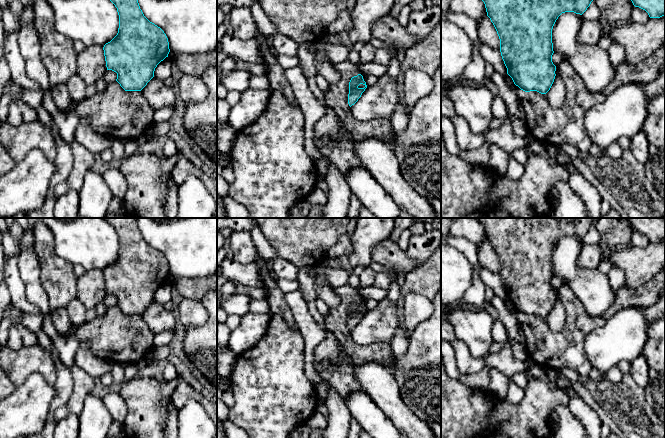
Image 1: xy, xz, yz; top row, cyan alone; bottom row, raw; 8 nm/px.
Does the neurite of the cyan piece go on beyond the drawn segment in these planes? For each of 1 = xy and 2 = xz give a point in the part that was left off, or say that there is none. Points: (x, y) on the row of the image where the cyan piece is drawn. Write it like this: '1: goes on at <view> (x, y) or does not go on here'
1: does not go on here
2: does not go on here

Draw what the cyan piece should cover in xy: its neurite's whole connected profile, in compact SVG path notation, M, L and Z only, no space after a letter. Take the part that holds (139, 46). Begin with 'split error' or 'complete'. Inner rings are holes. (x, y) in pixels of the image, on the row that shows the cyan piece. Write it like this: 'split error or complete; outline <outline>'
complete; outline M110 0L119 15L117 35L103 47L107 70L117 73L116 81L125 91L141 91L154 77L157 65L170 52L164 31L150 22L140 9L138 0Z

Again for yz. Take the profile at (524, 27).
complete; outline M482 0L487 16L493 23L500 39L500 52L507 74L514 84L525 92L537 91L546 94L555 79L556 66L552 62L552 29L558 17L565 12L582 15L593 0Z

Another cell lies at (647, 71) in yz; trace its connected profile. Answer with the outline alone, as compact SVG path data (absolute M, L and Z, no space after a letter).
M665 44L658 48L645 61L638 64L623 62L616 67L612 81L602 92L605 96L611 94L622 85L629 83L647 84L657 79L665 65Z

